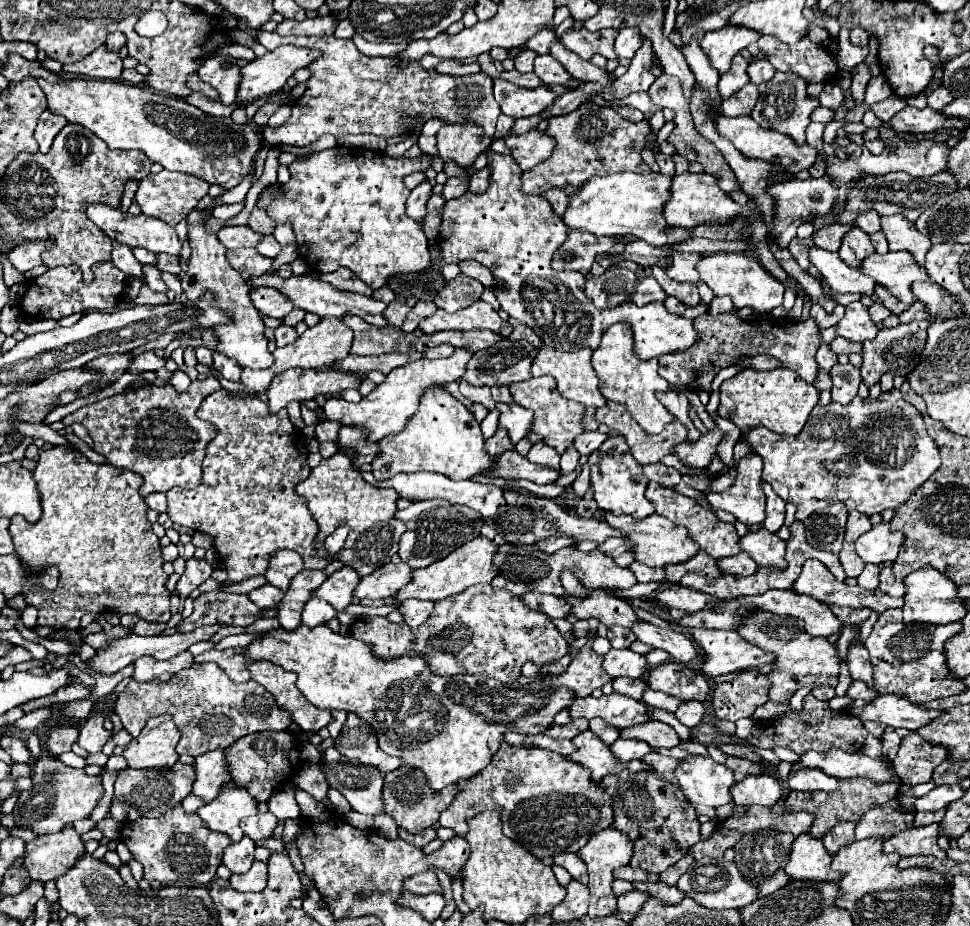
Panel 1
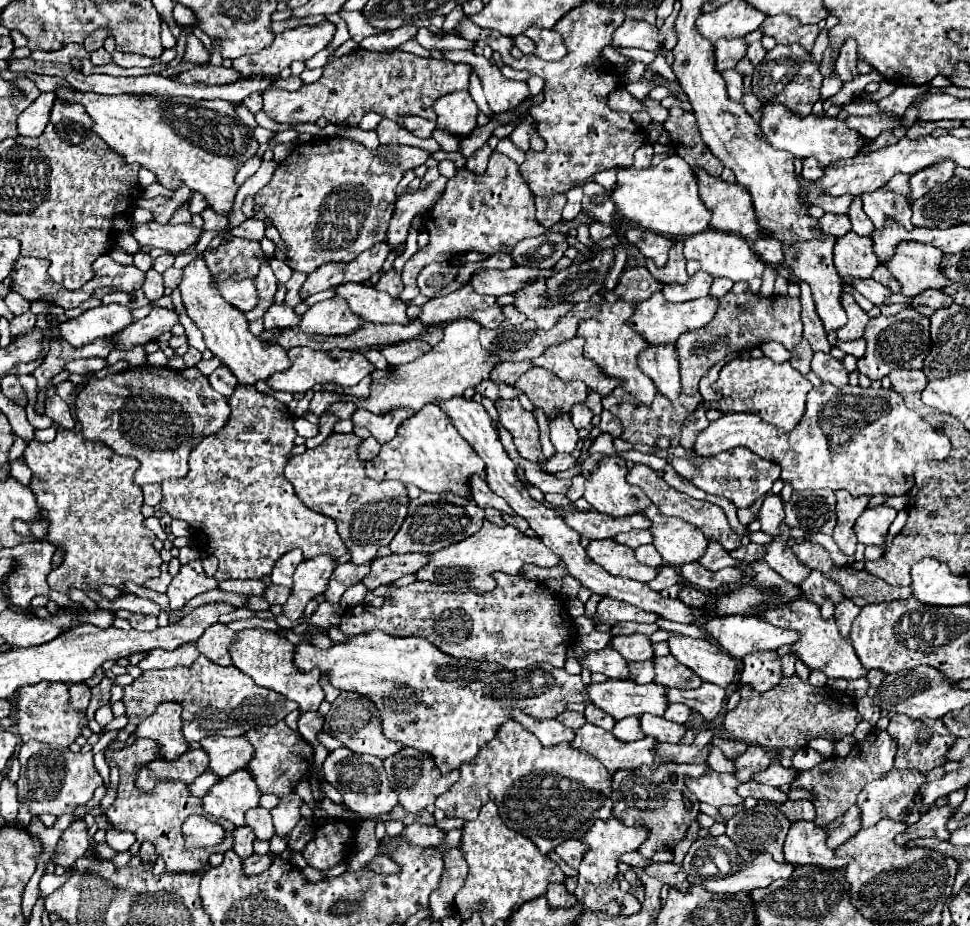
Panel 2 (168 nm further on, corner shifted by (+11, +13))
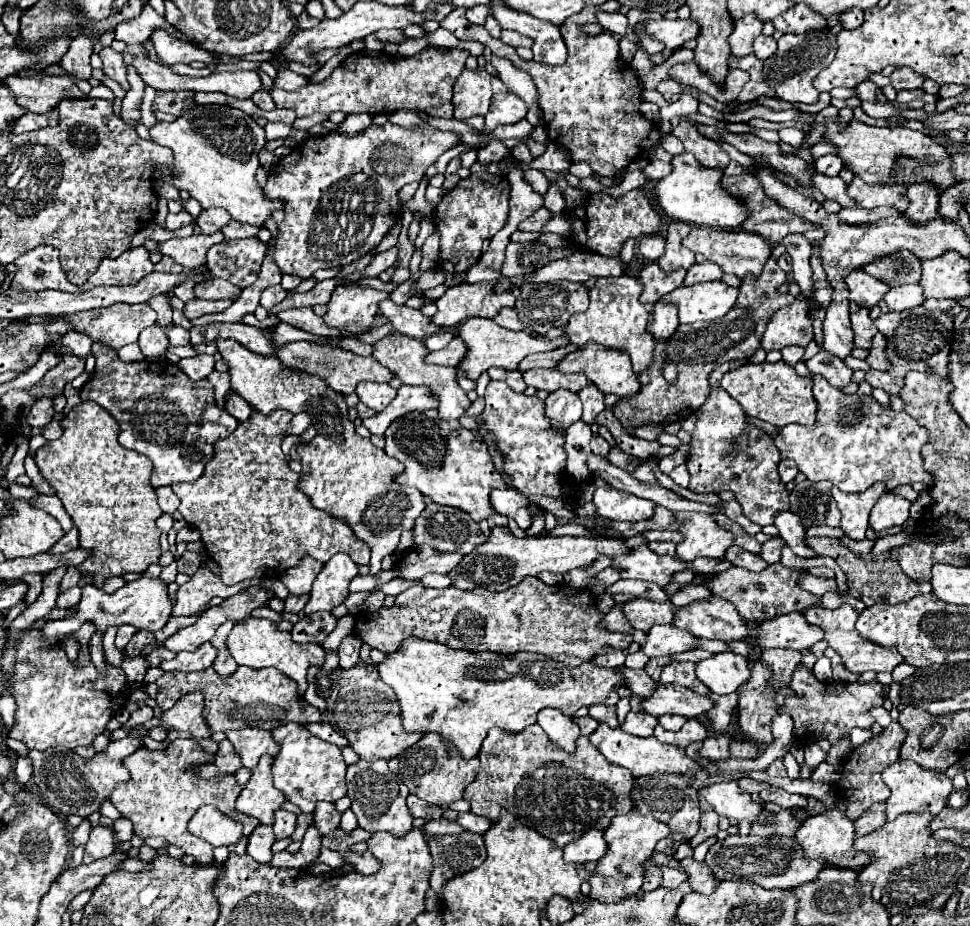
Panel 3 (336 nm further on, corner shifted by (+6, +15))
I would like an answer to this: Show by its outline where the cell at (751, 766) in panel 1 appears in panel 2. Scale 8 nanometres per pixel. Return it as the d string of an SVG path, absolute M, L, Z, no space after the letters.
M750 745L744 755L736 757L736 761L734 761L736 773L734 773L734 775L736 775L736 779L738 779L740 783L744 783L744 781L748 781L754 773L768 769L770 763L772 763L772 759L770 759L770 755L768 755L766 749L756 747L756 745Z

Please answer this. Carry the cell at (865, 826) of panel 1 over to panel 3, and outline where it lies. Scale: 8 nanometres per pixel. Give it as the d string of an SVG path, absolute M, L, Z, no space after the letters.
M897 759L893 765L889 765L881 773L881 777L883 777L885 785L891 789L891 797L885 801L887 821L893 821L895 817L899 817L903 813L923 813L923 811L927 811L931 815L937 815L947 805L947 797L953 791L951 779L945 773L921 769L921 765L917 765L915 761Z

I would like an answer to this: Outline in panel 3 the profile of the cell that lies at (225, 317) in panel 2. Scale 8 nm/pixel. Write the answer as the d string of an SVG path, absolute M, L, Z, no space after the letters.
M217 337L215 343L223 361L229 365L233 391L241 393L253 409L265 415L273 409L311 413L317 437L299 451L303 465L299 491L311 499L313 507L347 521L355 537L371 547L369 569L377 573L381 569L381 559L397 549L401 533L413 529L415 519L425 507L425 499L417 489L393 481L393 477L401 473L401 463L375 447L371 439L355 433L355 425L347 417L343 395L329 389L321 377L291 369L277 355L253 353L235 339Z

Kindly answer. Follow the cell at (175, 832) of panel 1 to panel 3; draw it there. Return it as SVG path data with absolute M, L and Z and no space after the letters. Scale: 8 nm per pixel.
M175 739L163 751L151 751L147 747L143 747L143 749L139 747L135 753L125 757L125 761L123 761L123 765L131 773L131 779L119 783L115 787L115 791L111 793L111 801L117 807L117 811L121 813L121 817L127 817L133 823L135 835L139 835L141 839L163 837L167 843L181 847L187 855L193 855L197 865L211 865L215 861L213 847L187 831L189 819L201 805L211 803L221 813L235 815L235 819L243 823L243 837L233 847L233 853L237 853L237 855L245 853L247 837L259 825L257 819L245 817L245 815L233 811L233 801L237 799L237 793L241 791L241 787L237 785L233 775L201 779L187 769L193 763L205 763L205 761L213 761L213 757L203 753L203 749L193 739Z

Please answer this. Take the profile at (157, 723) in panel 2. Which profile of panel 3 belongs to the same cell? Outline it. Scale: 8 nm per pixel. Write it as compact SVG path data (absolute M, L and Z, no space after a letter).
M199 691L187 693L169 711L161 715L161 721L175 731L191 733L191 737L207 753L213 755L217 751L217 743L211 741L211 733L209 727L205 725L205 719L201 717L201 709L203 709L203 695Z

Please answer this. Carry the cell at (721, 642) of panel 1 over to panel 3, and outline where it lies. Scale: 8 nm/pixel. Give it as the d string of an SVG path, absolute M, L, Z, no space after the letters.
M787 613L769 621L755 623L755 645L761 649L785 647L785 649L807 649L823 639L821 629L809 625L803 619L803 613Z

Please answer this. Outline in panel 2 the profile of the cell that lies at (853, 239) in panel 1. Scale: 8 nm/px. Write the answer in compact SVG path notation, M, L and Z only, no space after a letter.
M852 231L840 237L834 247L834 265L844 285L852 285L852 279L868 279L878 267L878 259L872 251L872 241Z

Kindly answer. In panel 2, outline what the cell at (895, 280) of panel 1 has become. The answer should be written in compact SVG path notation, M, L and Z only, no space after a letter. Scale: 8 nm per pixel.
M908 241L896 247L896 255L886 263L888 271L900 281L902 295L916 297L926 289L944 289L948 287L948 277L940 271L940 261L944 251Z

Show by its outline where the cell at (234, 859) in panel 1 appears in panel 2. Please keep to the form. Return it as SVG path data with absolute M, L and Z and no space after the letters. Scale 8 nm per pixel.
M236 827L234 829L234 851L246 859L248 855L254 853L254 839L256 835L252 835L252 829L250 827Z

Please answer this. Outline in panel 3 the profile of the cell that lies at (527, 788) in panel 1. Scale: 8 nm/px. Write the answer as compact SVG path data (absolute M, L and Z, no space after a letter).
M537 723L519 733L495 727L481 745L479 761L481 771L463 791L463 799L469 801L471 811L489 821L497 821L499 813L495 813L495 805L505 807L517 821L543 837L549 837L559 847L591 829L605 829L615 815L633 809L629 797L633 775L627 769L609 763L583 735L577 739L577 751L565 753L545 737Z

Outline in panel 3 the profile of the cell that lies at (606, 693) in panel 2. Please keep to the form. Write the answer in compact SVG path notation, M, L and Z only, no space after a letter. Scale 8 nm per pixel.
M659 683L649 697L641 699L641 709L653 717L677 713L687 719L693 719L697 715L703 715L711 707L713 707L713 701L709 697L697 695L695 691L681 685Z

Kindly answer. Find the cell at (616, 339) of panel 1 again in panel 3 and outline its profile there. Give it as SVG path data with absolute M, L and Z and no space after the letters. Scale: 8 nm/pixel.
M621 275L621 277L601 277L591 289L589 289L589 309L583 313L571 315L569 323L565 325L567 335L573 345L581 347L589 341L605 345L607 349L619 349L631 355L633 359L633 369L637 375L647 371L653 363L653 351L655 351L655 341L647 333L647 323L653 315L653 305L651 303L641 303L641 283L635 281L631 275Z

